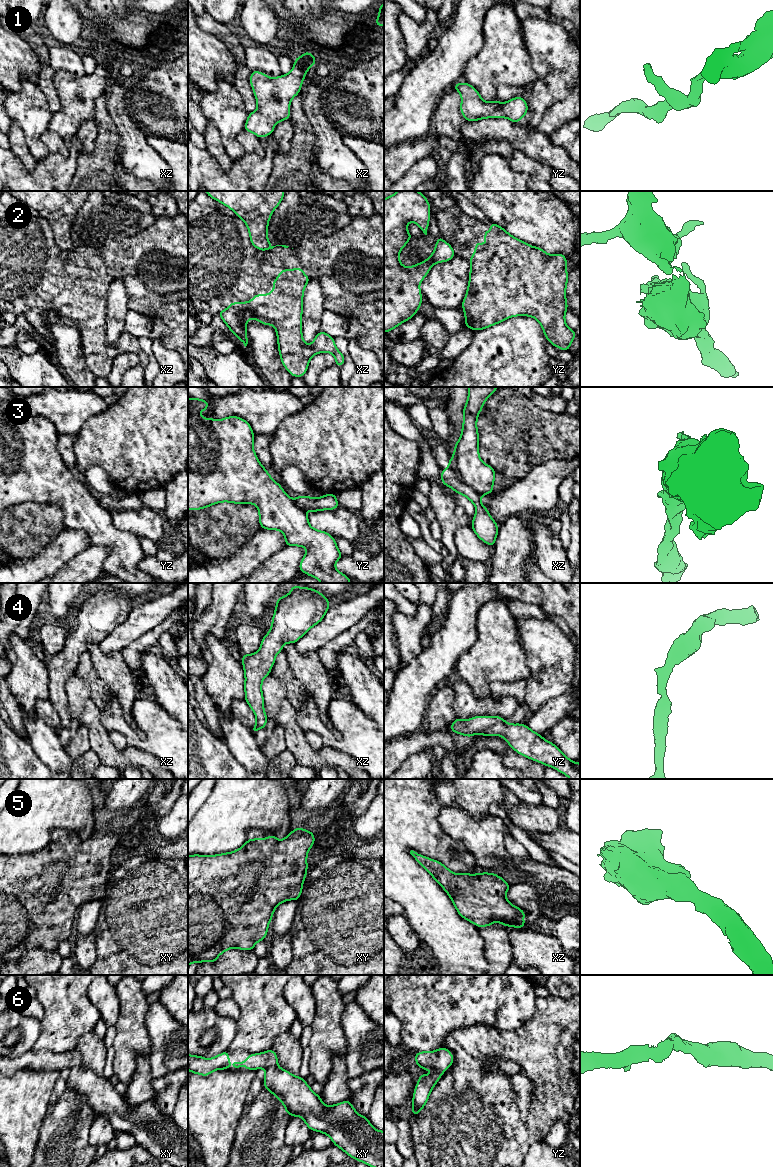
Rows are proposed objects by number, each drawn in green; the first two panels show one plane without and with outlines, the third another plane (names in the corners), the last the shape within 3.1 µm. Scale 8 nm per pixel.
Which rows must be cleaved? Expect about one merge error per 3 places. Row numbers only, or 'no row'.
2, 3

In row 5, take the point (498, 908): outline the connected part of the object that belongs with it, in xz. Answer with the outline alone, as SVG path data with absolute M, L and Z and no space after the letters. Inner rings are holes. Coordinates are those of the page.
M413 850L410 851L410 854L446 891L462 918L477 927L490 926L495 921L508 927L525 927L526 923L523 918L526 913L506 899L506 893L510 885L497 874L487 872L475 873L474 875L466 872L456 874L437 860L419 855Z

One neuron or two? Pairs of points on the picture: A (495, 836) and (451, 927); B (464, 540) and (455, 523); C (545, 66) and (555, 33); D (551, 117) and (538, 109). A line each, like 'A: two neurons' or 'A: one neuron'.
A: two neurons
B: two neurons
C: one neuron
D: two neurons

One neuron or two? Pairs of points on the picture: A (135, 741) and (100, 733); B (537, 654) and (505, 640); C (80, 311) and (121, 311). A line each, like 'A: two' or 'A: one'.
A: two
B: two
C: two

